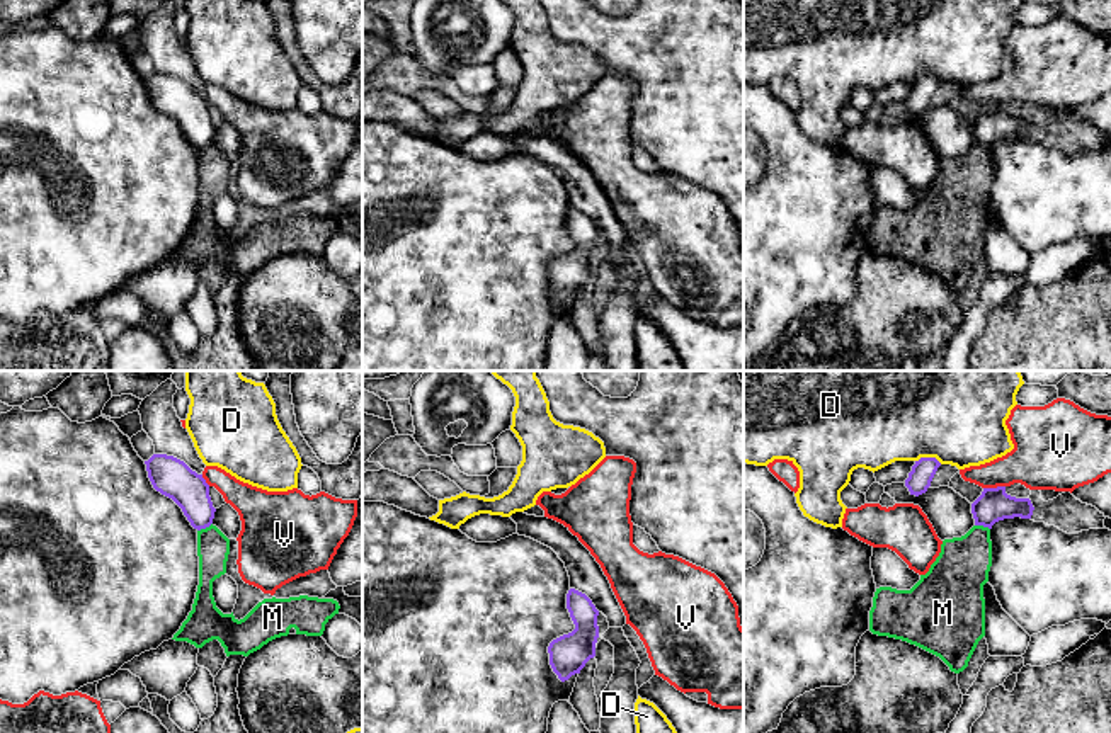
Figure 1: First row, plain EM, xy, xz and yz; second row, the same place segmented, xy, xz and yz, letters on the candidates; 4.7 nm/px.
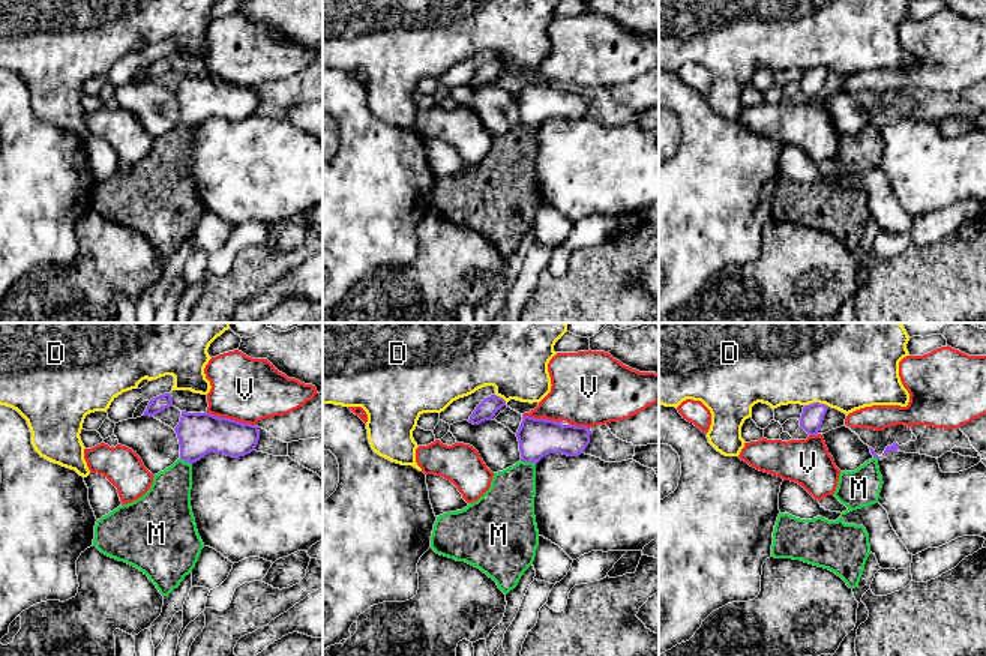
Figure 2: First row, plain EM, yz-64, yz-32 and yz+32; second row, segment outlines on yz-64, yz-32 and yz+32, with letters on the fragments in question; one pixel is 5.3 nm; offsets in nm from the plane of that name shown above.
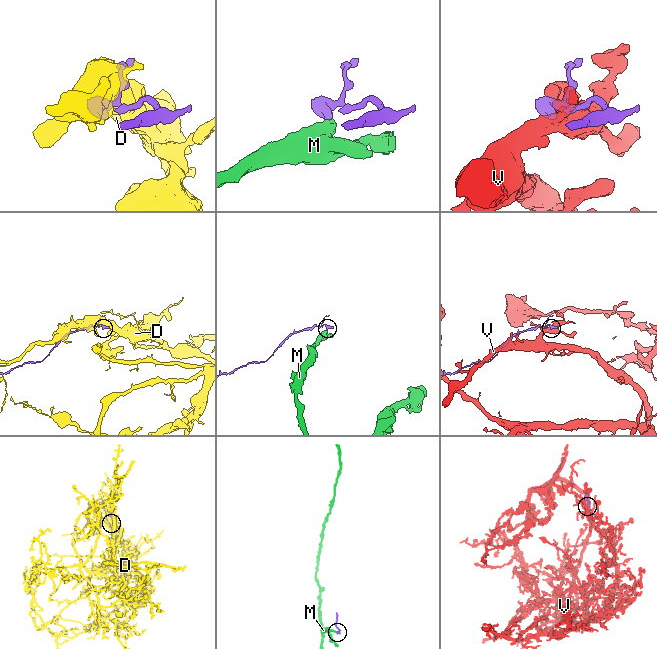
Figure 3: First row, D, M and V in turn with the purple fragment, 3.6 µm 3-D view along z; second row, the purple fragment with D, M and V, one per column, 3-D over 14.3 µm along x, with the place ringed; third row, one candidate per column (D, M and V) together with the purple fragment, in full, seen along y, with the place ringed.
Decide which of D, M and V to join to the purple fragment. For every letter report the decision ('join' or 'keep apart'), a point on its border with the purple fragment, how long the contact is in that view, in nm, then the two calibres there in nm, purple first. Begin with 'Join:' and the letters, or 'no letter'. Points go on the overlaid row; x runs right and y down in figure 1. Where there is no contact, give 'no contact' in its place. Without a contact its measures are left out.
Join: no letter
D: keep apart; contact yz (929, 458); length 130 nm; calibres 110 and 500 nm
M: keep apart; contact xy (205, 528); length 80 nm; calibres 180 and 160 nm
V: keep apart; contact yz (994, 488); length 110 nm; calibres 160 and 260 nm

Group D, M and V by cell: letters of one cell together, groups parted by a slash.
D / M / V

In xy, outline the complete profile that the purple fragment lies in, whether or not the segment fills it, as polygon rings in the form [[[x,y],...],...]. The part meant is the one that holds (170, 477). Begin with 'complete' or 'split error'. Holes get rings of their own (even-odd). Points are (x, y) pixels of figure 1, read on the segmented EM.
complete; [[[153,454],[145,464],[153,488],[172,498],[194,529],[201,531],[213,524],[216,509],[202,474],[167,454]]]

